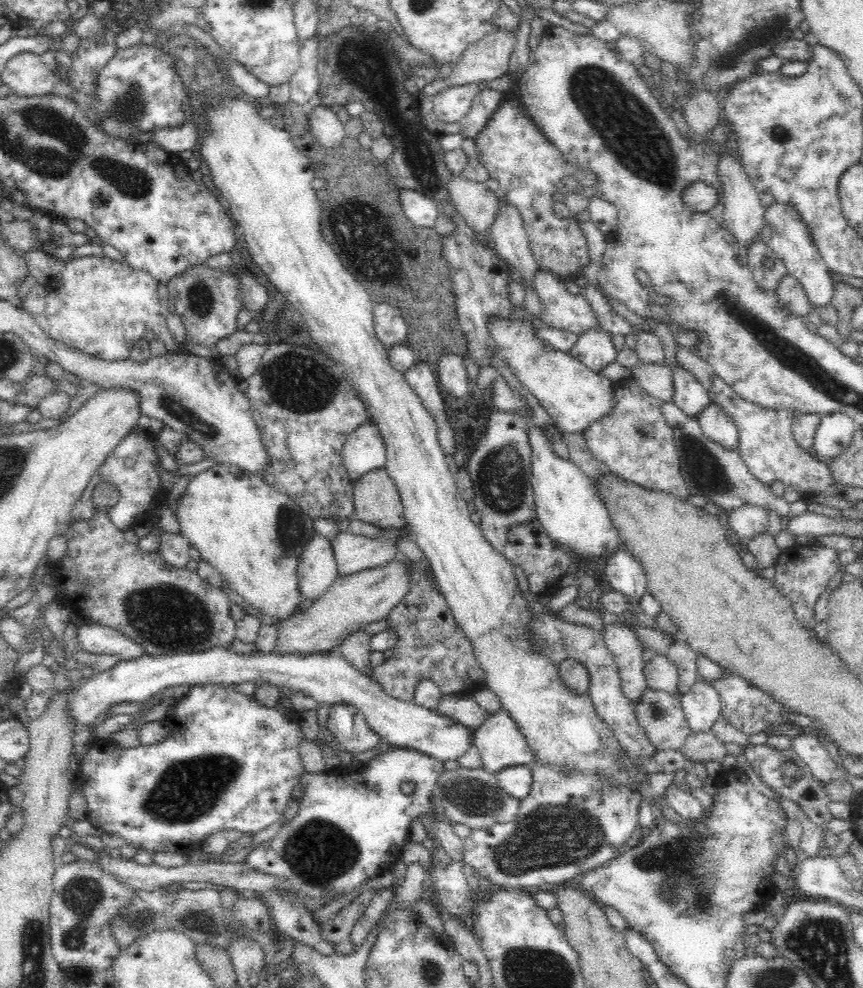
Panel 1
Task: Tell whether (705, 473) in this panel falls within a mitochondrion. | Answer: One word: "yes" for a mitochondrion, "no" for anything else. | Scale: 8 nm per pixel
yes

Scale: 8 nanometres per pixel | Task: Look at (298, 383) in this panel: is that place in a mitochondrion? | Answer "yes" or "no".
yes

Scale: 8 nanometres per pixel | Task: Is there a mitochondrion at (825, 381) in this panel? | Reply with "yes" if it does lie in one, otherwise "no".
yes

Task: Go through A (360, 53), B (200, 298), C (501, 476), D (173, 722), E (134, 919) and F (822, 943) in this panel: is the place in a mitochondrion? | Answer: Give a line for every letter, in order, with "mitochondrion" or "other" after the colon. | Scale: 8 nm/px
A: mitochondrion
B: mitochondrion
C: mitochondrion
D: other
E: mitochondrion
F: mitochondrion

